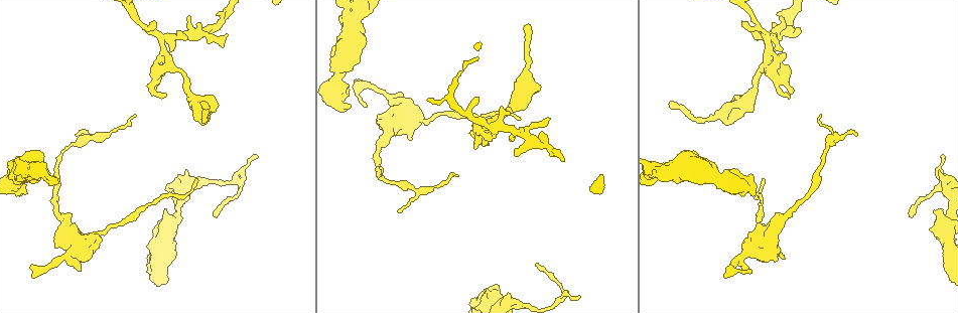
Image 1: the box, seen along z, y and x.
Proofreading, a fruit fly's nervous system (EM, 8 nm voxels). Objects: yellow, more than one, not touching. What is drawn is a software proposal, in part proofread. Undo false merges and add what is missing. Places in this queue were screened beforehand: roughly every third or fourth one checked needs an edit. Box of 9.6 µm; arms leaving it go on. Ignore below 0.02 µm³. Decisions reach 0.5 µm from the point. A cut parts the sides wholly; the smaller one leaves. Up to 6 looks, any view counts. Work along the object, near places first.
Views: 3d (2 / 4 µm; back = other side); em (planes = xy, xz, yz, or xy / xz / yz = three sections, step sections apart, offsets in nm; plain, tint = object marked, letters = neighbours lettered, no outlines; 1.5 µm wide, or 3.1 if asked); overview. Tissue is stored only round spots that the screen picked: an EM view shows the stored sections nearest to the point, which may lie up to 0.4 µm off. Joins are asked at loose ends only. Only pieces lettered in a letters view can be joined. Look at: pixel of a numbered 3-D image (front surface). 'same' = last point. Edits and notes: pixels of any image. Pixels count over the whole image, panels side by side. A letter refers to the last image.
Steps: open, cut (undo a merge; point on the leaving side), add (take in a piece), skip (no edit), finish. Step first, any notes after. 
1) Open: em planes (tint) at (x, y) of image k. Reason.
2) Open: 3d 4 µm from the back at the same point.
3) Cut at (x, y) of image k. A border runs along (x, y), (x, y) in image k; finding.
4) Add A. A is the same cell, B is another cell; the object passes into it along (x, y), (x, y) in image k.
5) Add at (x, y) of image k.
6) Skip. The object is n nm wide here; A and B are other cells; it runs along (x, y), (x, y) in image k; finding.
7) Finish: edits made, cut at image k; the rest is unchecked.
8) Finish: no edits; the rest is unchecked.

Open: em planes (letters) at (189, 16) of image 1. Branch stops here.

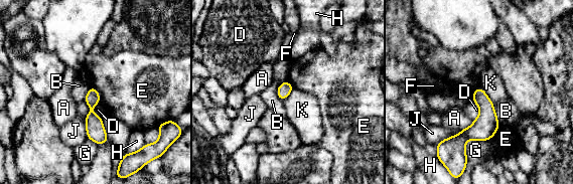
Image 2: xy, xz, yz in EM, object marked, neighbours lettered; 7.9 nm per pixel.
Skip. The longest contact is with G, 260 nm; A, B, D, E, F, G, H, J and K are other cells; it runs along (92, 89), (91, 118), (102, 141) in image 2; no lettered piece goes on from it.

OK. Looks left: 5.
Open: em planes (letters) at (75, 135) of image 1. Free end.

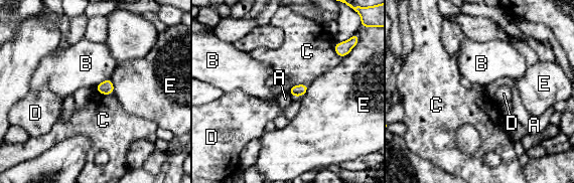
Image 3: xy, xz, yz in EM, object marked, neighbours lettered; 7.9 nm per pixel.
Skip. The object is 90 nm wide here; A, B, C, D and E are other cells; a border runs along (308, 83), (299, 83), (291, 87) in image 3; none of them fits.

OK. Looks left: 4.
Open: em planes (plain) at (535, 264) of image 1. Thin end.

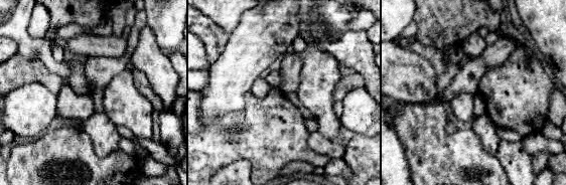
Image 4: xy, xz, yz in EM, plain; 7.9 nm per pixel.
Open: em planes (tint) at the same point.

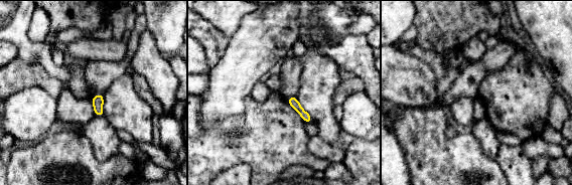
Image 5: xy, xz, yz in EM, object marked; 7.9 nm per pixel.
Open: em planes (letters) at the same point. What lies round it.

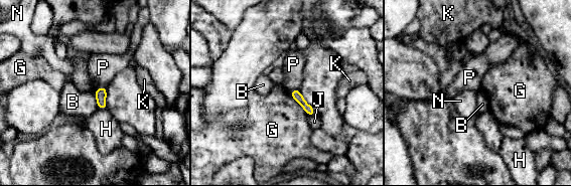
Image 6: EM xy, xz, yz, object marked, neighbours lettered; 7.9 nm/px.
Skip. The longest contact is with G, 260 nm; B, G, H, J, K, N and P are other cells; no lettered piece goes on from it.

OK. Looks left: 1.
Finish: no edits; the rest is unchecked.

